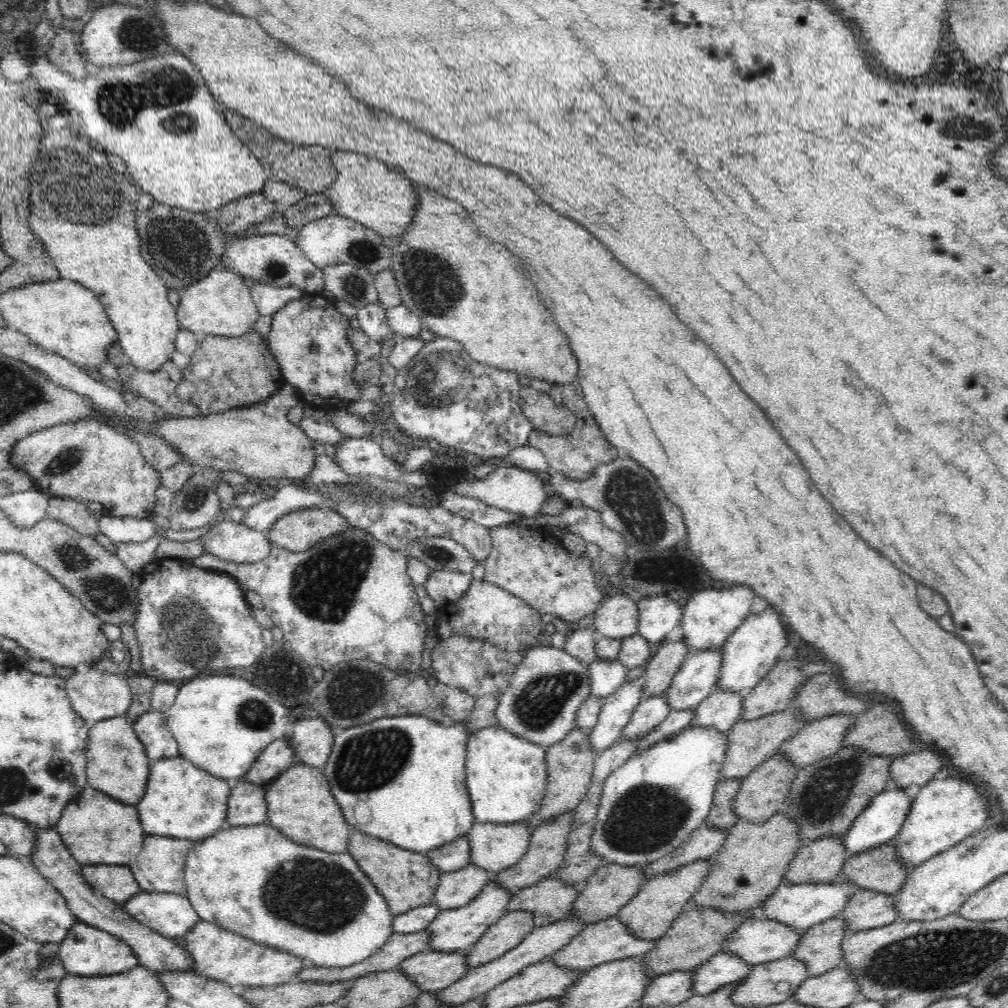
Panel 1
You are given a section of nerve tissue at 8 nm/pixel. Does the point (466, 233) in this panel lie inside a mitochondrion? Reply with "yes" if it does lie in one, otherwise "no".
no

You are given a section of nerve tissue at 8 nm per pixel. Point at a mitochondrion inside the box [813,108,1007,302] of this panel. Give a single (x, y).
(957, 131)

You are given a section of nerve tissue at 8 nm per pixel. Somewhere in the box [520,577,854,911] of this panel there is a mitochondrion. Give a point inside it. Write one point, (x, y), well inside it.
(644, 819)

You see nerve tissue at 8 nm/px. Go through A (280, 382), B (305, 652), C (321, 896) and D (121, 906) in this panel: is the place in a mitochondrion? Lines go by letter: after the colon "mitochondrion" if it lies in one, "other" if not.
A: other
B: other
C: mitochondrion
D: other

